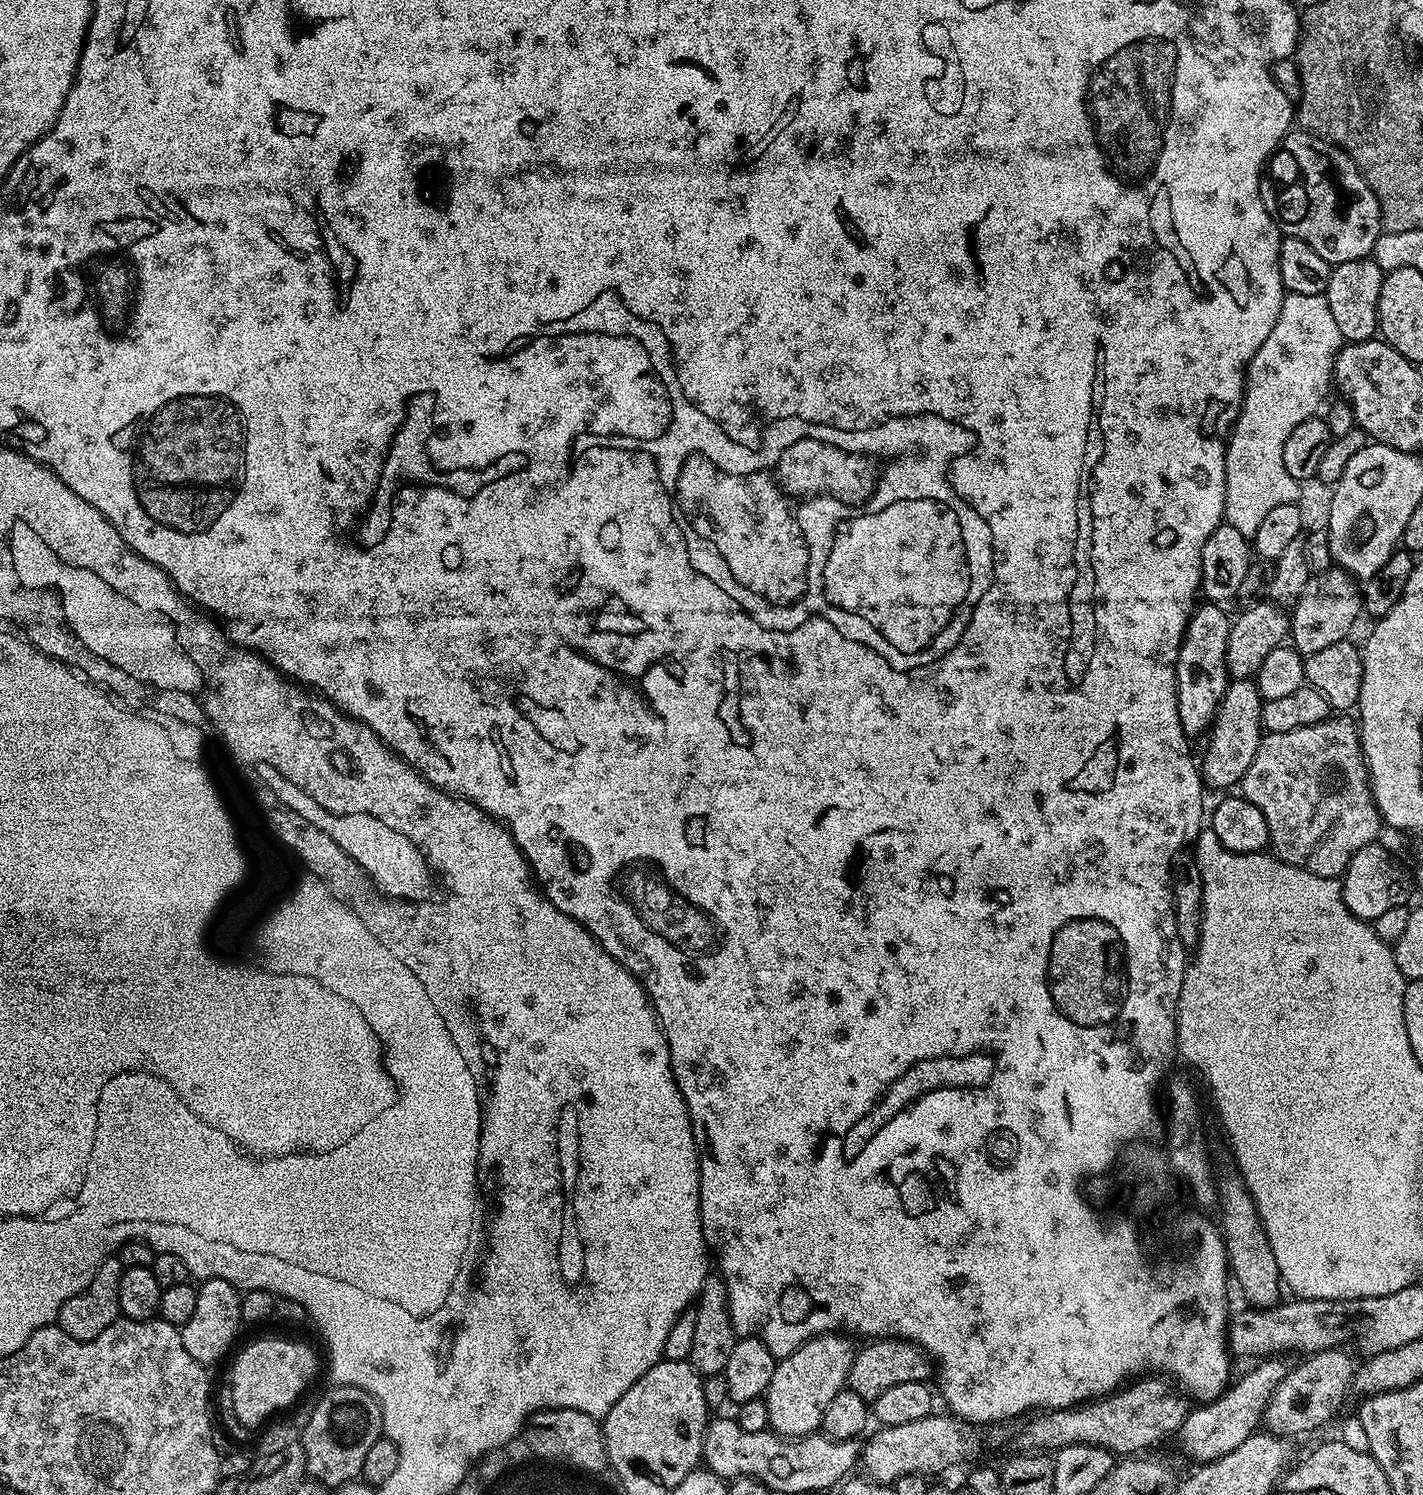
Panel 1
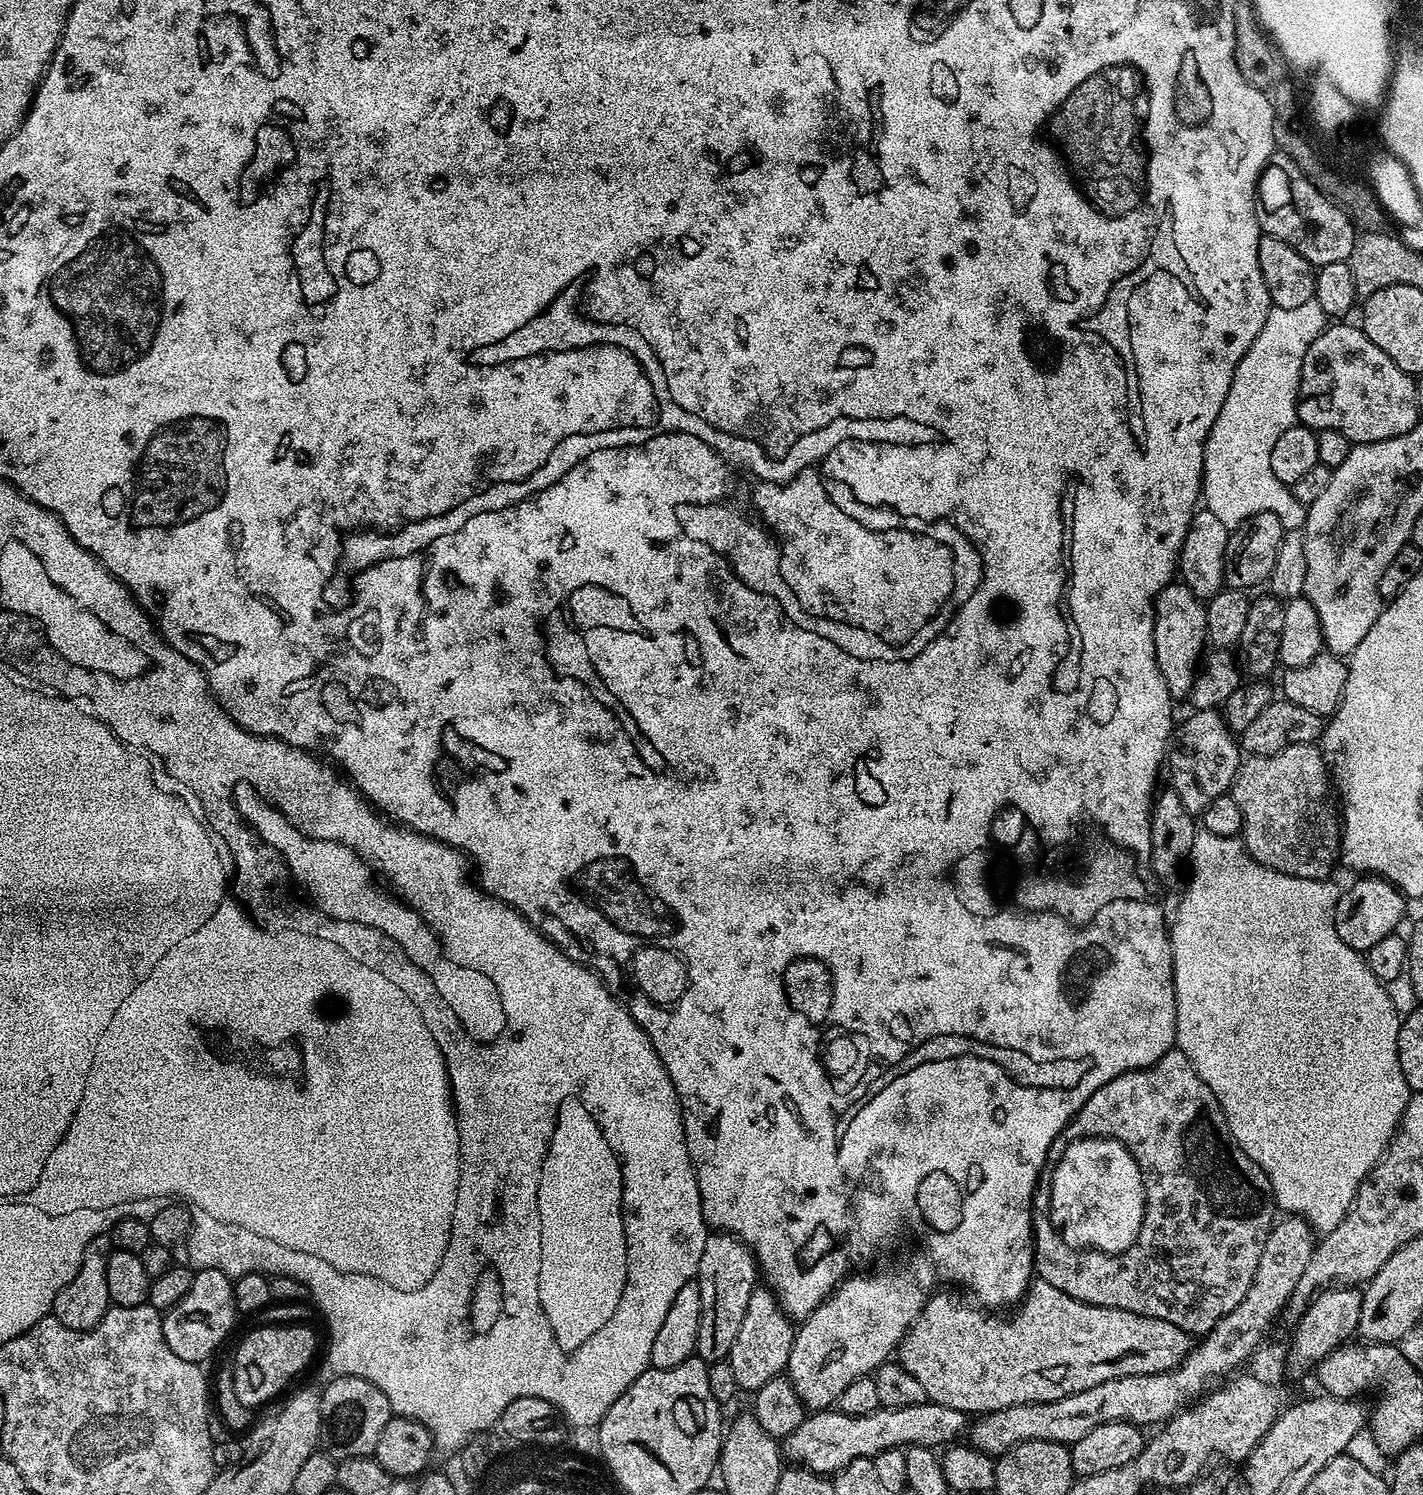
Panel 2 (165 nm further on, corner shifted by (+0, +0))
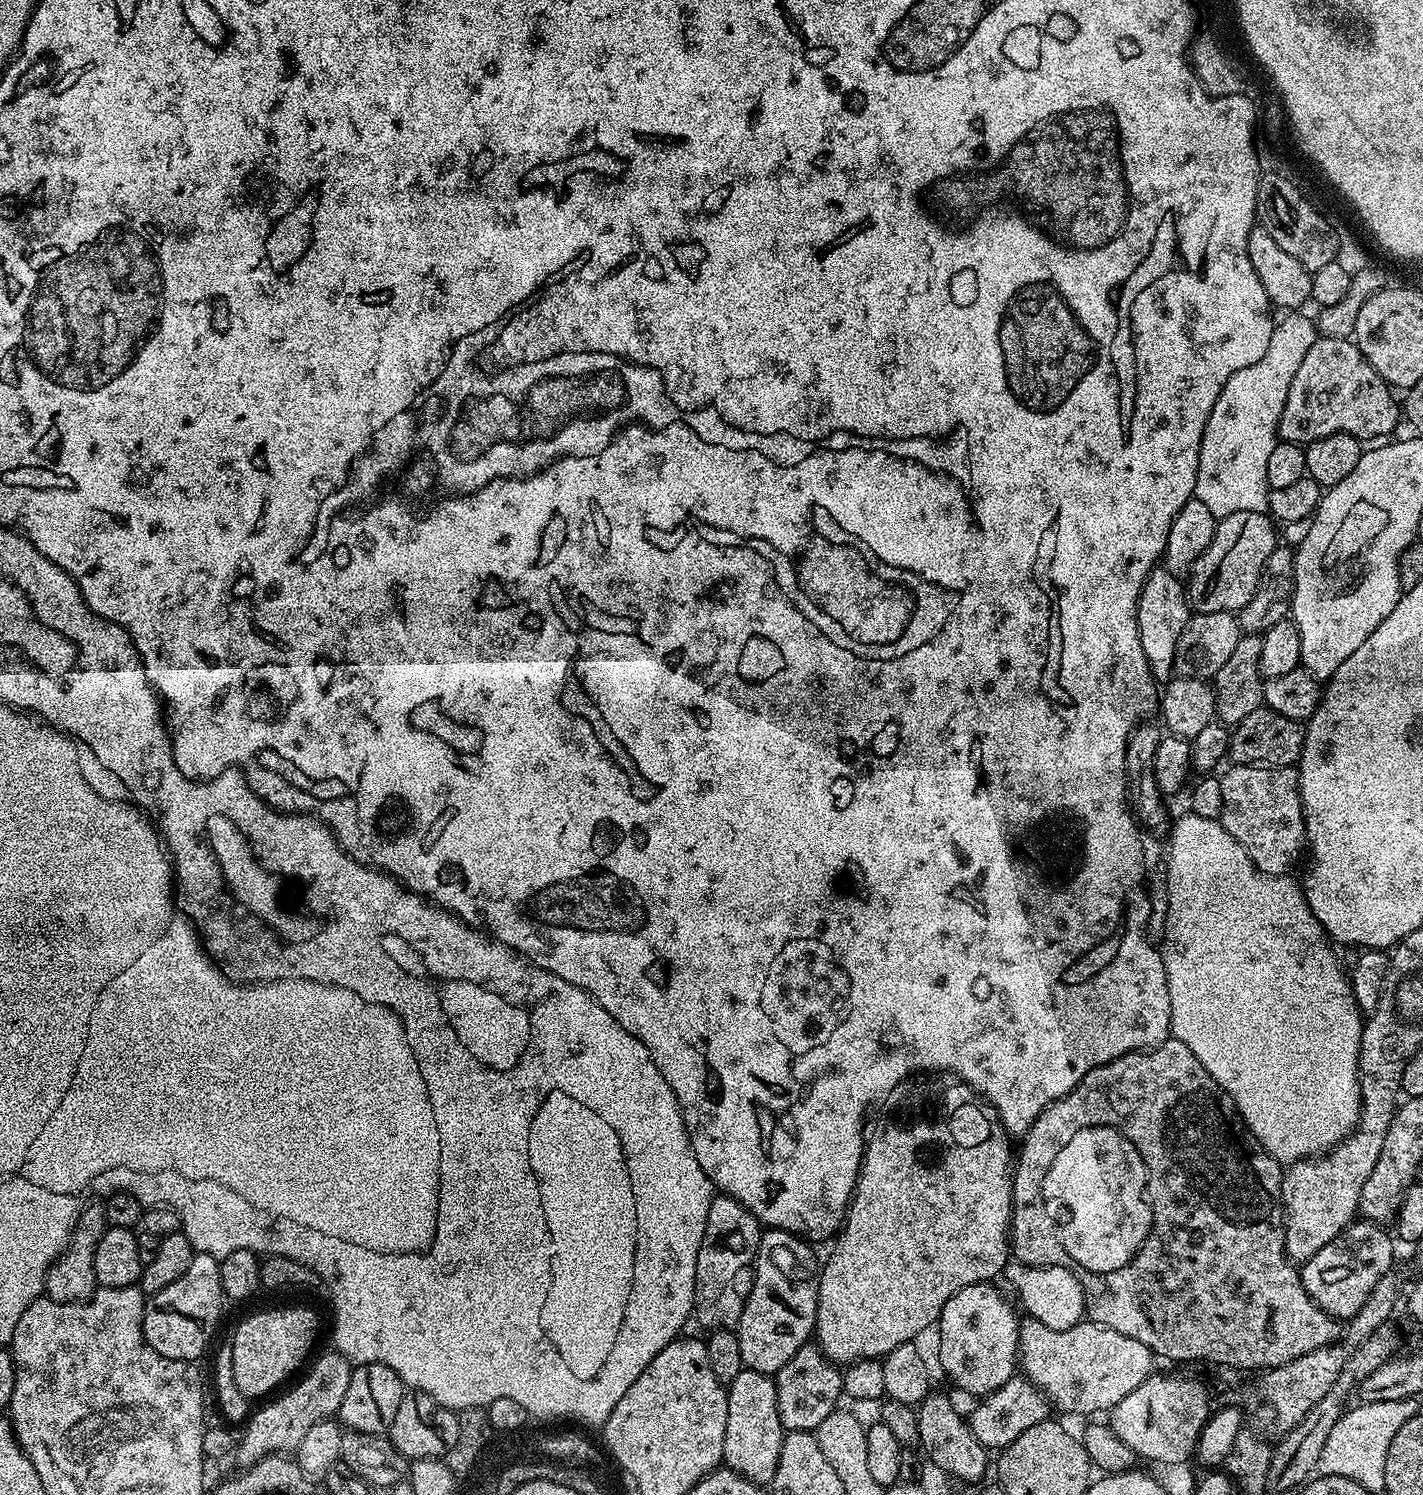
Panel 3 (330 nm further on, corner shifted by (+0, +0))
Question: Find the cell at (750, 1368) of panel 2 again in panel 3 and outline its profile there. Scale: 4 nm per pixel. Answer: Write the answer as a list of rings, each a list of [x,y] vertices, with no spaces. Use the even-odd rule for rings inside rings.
[[[773,1228],[761,1235],[748,1301],[734,1329],[745,1368],[774,1374],[798,1354],[800,1347],[809,1343],[816,1326],[820,1293],[818,1260],[816,1264],[812,1248],[809,1241],[793,1232],[783,1232],[781,1228]]]

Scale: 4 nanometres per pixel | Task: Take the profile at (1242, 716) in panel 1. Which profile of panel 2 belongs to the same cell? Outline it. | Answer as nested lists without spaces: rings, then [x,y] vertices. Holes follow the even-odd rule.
[[[1217,709],[1193,711],[1193,716],[1184,725],[1173,731],[1170,747],[1166,757],[1166,776],[1169,776],[1170,787],[1182,798],[1182,806],[1193,814],[1203,814],[1206,806],[1214,802],[1214,798],[1225,795],[1231,789],[1236,772],[1242,763],[1242,749],[1237,737],[1228,728],[1228,723]]]

